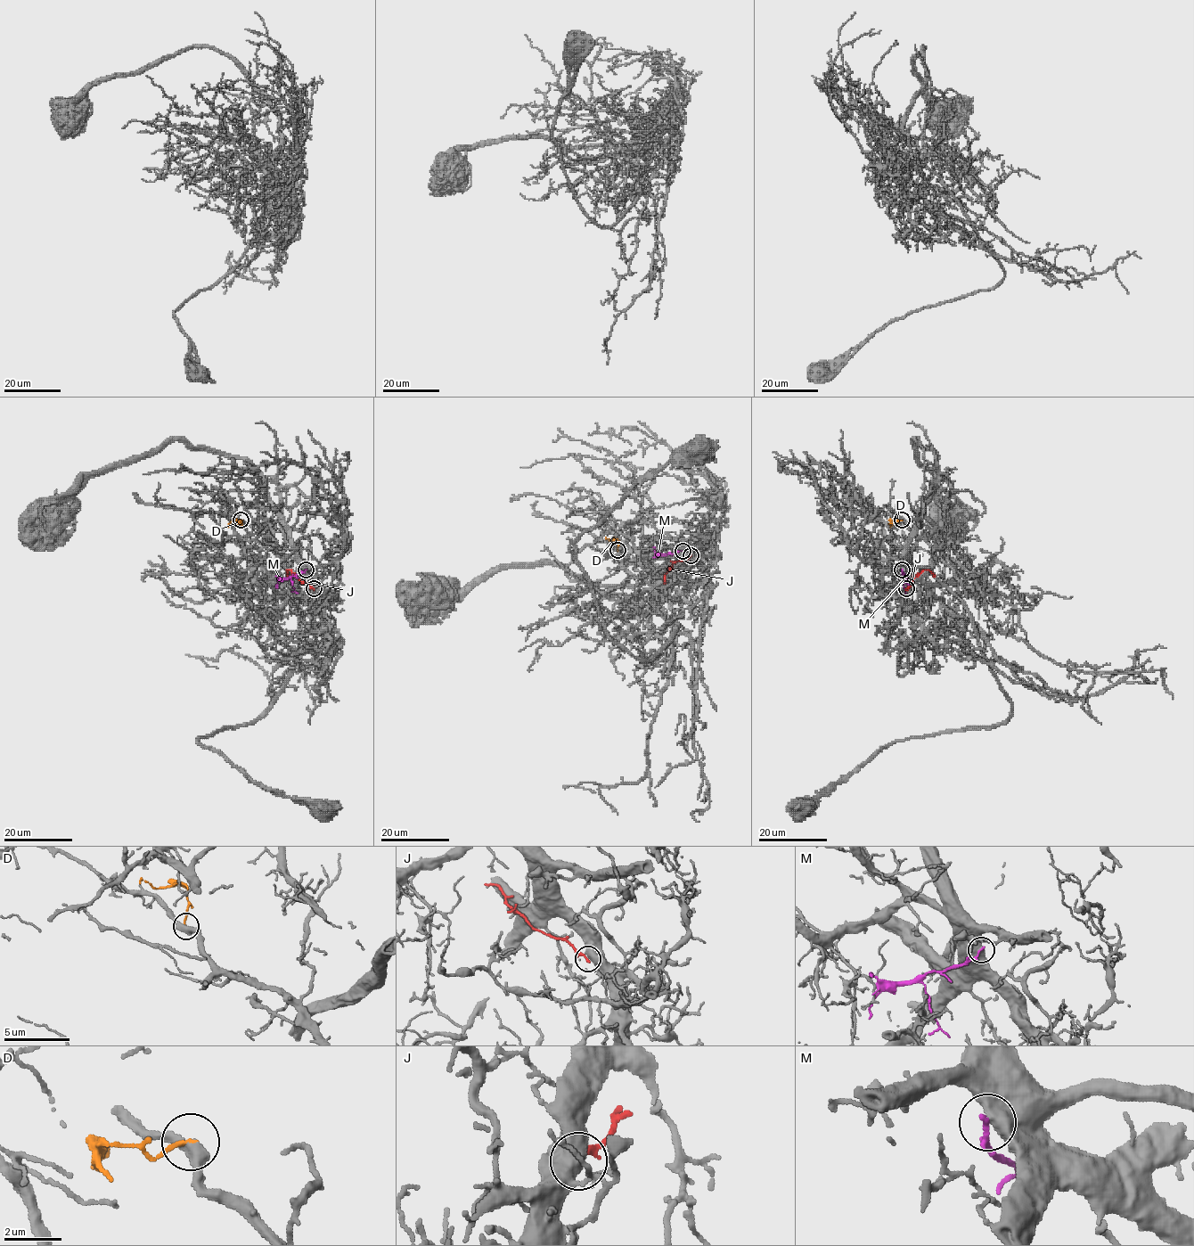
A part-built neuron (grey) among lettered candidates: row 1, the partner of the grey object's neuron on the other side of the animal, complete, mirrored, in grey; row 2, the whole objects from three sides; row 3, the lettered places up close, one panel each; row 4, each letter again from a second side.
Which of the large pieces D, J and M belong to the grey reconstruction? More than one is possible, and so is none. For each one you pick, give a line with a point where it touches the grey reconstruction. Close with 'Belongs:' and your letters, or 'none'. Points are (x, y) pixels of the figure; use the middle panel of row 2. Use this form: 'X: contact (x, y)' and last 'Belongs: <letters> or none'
Belongs: none

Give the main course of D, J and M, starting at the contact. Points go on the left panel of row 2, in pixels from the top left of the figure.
D: (241, 520), (232, 520), (228, 527)
J: (314, 588), (298, 579), (290, 569), (286, 576)
M: (305, 569), (281, 580), (276, 587)

